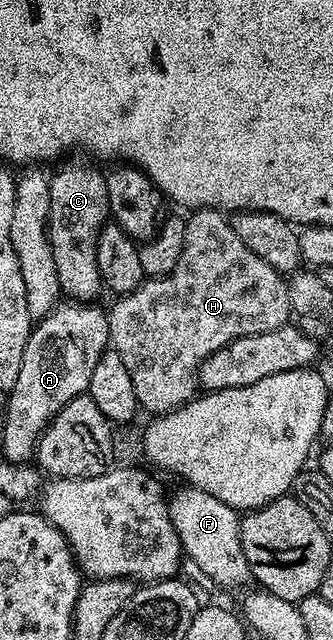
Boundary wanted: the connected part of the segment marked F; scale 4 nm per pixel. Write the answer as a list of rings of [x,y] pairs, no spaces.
[[[185,485],[176,495],[171,495],[168,511],[174,524],[174,528],[180,537],[180,549],[185,555],[192,557],[192,562],[212,582],[220,586],[240,586],[244,581],[249,581],[250,571],[248,561],[242,552],[242,540],[240,539],[241,515],[231,510],[226,503],[202,492],[196,486]]]

